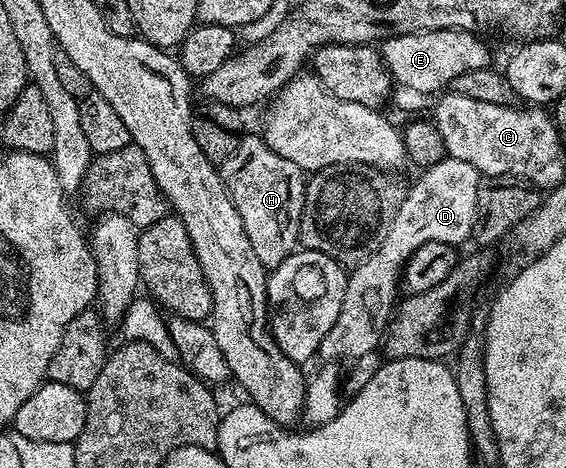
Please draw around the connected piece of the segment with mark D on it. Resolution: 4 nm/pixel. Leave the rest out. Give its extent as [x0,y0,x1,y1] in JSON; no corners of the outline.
[316,158,482,362]

